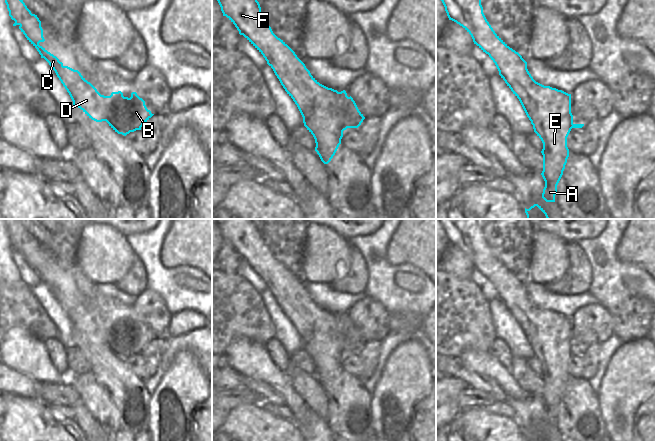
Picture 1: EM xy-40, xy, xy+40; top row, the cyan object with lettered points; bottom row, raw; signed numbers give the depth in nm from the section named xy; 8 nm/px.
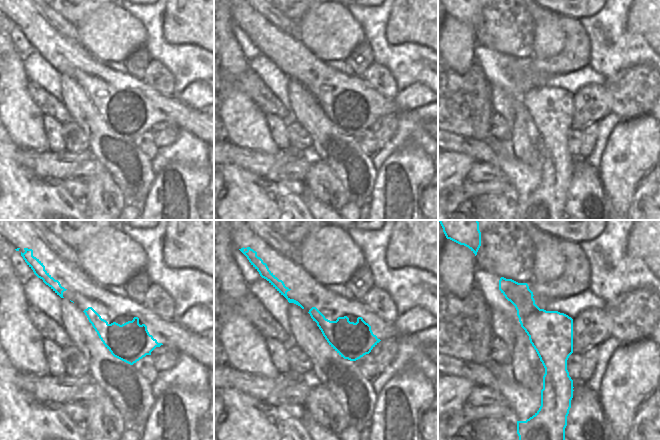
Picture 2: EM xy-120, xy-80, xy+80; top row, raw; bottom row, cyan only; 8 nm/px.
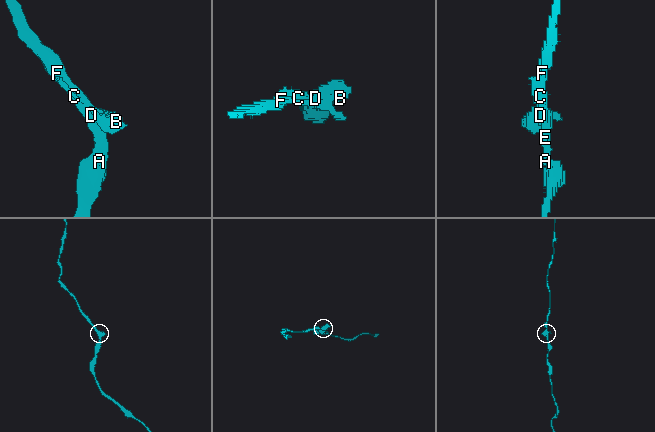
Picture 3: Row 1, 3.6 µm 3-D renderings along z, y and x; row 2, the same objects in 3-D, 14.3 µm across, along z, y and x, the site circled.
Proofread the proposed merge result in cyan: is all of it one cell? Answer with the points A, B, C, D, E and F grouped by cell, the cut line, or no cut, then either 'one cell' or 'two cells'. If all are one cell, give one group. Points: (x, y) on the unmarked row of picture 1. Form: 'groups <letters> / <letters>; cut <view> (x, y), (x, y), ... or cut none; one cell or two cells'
groups A C D E F / B; cut xy (337, 315), (337, 328), (346, 352); two cells

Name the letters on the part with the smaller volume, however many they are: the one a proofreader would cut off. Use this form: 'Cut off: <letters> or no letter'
Cut off: B

